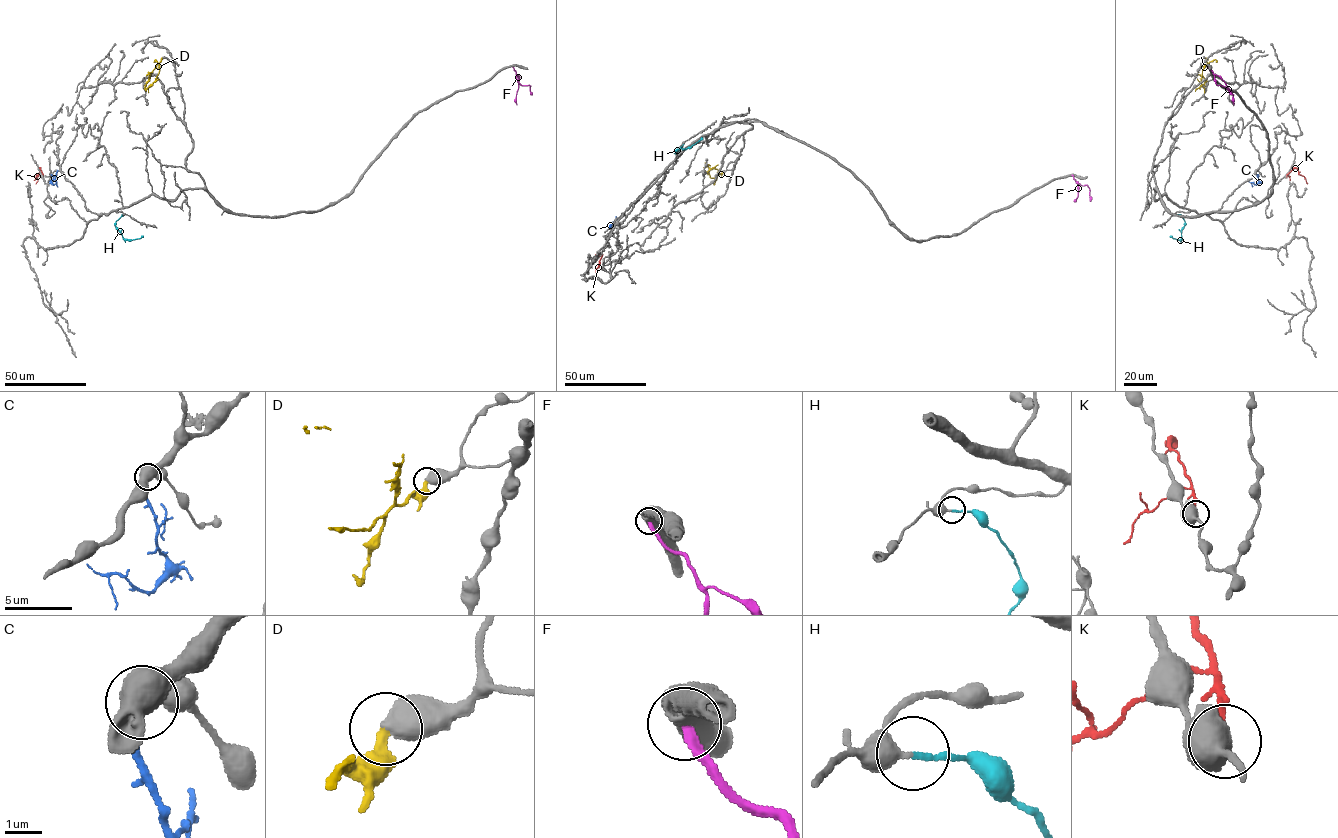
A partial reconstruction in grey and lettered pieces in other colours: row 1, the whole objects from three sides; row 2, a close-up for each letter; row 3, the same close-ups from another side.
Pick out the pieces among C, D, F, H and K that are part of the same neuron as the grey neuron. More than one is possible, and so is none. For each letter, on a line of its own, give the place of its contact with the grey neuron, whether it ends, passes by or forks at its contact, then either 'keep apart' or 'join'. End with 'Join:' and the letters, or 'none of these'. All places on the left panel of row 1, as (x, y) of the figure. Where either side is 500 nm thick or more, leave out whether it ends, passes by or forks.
C: contact (57, 170); it ends; keep apart
D: contact (162, 57); keep apart
F: contact (512, 66); keep apart
H: contact (124, 214); it ends; join
K: contact (43, 176); it ends; keep apart
Join: H

